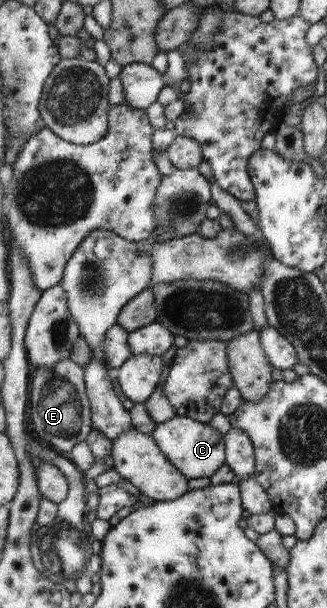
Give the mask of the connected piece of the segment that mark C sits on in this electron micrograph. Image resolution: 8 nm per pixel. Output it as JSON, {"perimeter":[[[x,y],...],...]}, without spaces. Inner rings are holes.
{"perimeter":[[[173,416],[169,421],[155,426],[153,439],[160,446],[160,450],[188,479],[197,477],[211,477],[223,463],[226,451],[223,451],[221,433],[200,420],[190,417]]]}

